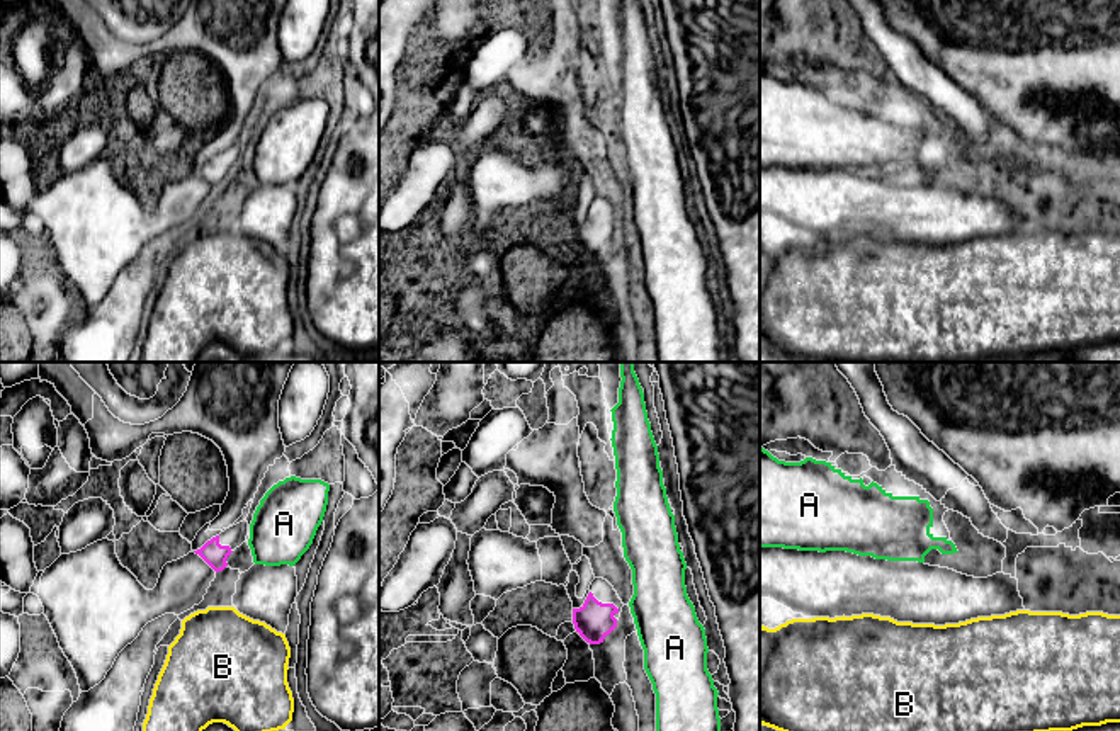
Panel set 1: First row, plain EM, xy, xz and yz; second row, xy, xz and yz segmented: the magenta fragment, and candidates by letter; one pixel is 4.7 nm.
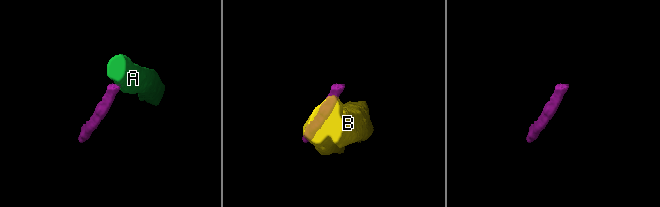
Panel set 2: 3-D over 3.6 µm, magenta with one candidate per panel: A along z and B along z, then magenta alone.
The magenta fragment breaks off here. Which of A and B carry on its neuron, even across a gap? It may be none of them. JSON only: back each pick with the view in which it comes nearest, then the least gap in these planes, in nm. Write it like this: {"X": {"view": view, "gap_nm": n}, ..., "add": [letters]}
{"add": []}

